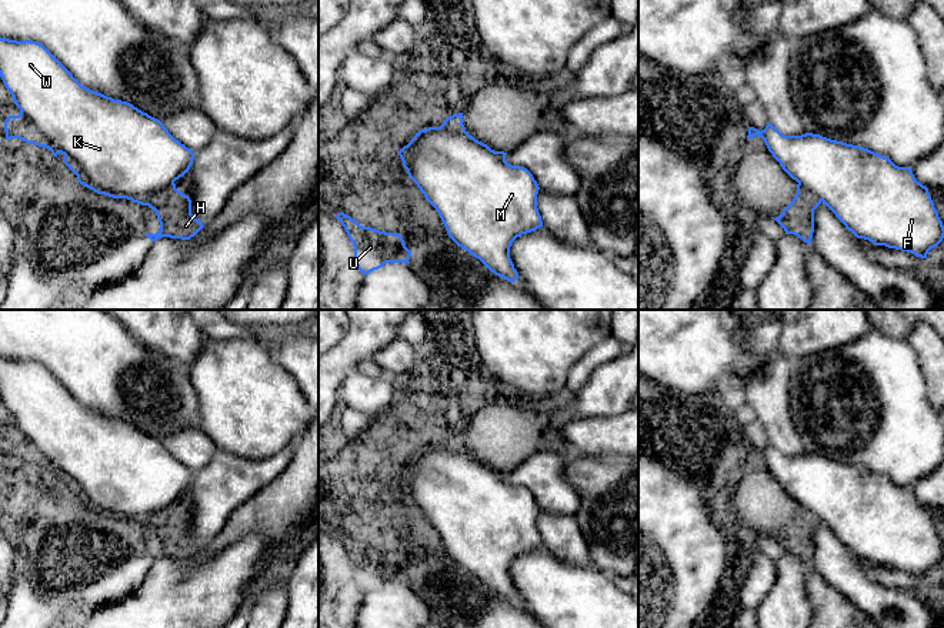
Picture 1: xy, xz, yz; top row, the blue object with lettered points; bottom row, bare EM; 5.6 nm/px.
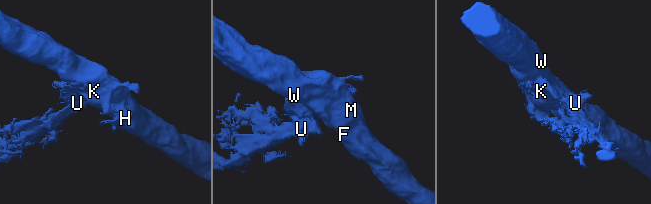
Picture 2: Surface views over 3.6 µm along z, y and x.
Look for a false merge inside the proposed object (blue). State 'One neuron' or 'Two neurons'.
Two neurons

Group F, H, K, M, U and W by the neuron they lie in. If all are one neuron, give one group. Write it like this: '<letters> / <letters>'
F K M W / H U

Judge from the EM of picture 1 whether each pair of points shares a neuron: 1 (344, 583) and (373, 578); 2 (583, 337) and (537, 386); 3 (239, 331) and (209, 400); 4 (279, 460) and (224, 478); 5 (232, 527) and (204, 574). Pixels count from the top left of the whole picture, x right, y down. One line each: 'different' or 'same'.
1: different
2: same
3: different
4: same
5: different

